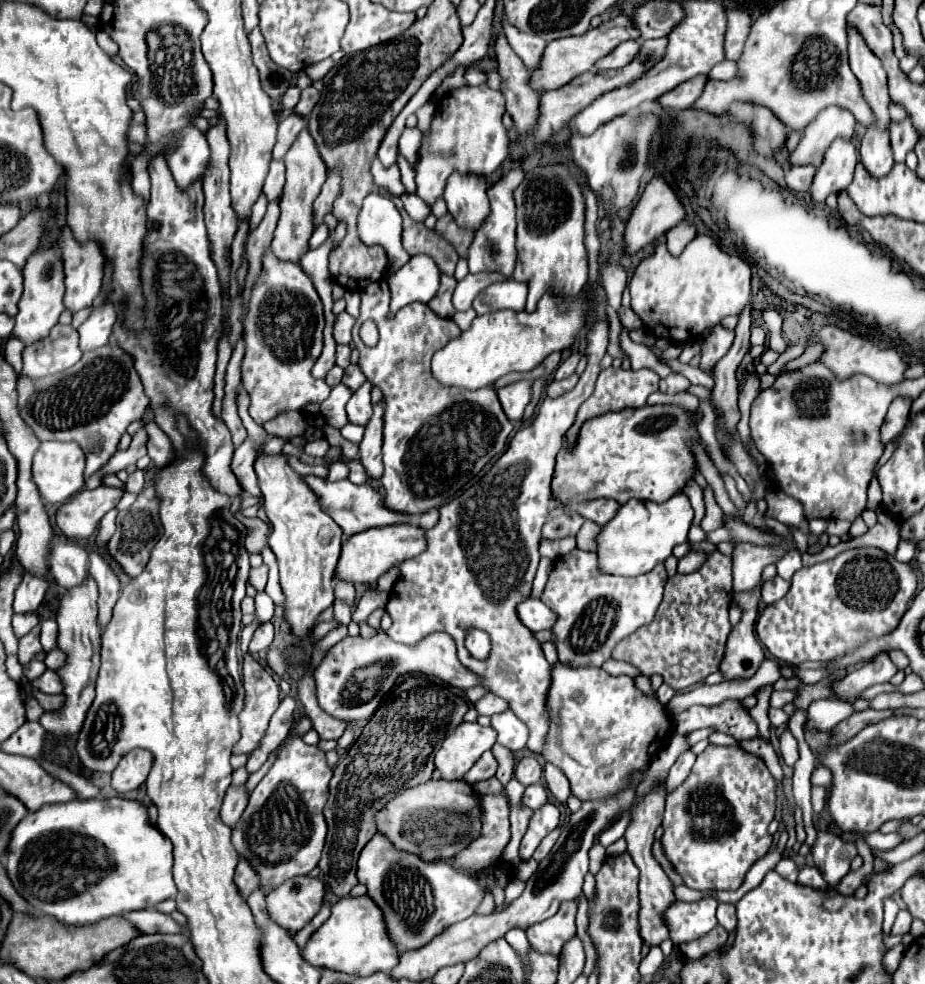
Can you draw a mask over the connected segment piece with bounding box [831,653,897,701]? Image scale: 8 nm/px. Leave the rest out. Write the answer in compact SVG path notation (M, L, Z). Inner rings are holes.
M879 653L873 661L869 661L863 667L851 671L845 679L831 683L831 691L841 701L857 699L871 685L889 683L895 673L897 673L897 667L889 659L889 655L887 653Z

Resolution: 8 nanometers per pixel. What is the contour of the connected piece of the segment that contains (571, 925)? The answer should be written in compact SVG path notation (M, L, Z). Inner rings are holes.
M565 901L561 903L559 911L553 917L529 927L527 933L531 947L537 953L559 957L565 943L575 937L577 931L575 913L577 913L577 905L573 901Z

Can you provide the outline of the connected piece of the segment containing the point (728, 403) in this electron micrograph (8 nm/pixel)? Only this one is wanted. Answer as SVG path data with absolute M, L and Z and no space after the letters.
M751 303L743 307L739 313L739 323L735 327L735 341L729 349L729 353L715 365L715 389L713 399L715 405L723 413L723 429L737 435L737 421L739 421L739 409L737 409L737 387L739 381L735 377L737 367L741 365L745 353L749 351L749 333L751 333Z

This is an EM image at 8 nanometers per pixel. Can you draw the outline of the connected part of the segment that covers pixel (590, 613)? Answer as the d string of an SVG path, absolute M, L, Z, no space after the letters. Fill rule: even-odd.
M573 549L559 557L539 597L553 613L557 613L557 621L551 631L555 635L553 643L559 659L573 667L601 667L625 635L631 635L641 625L653 621L663 597L665 581L667 571L663 563L645 575L619 577L601 573L599 559L593 551Z

